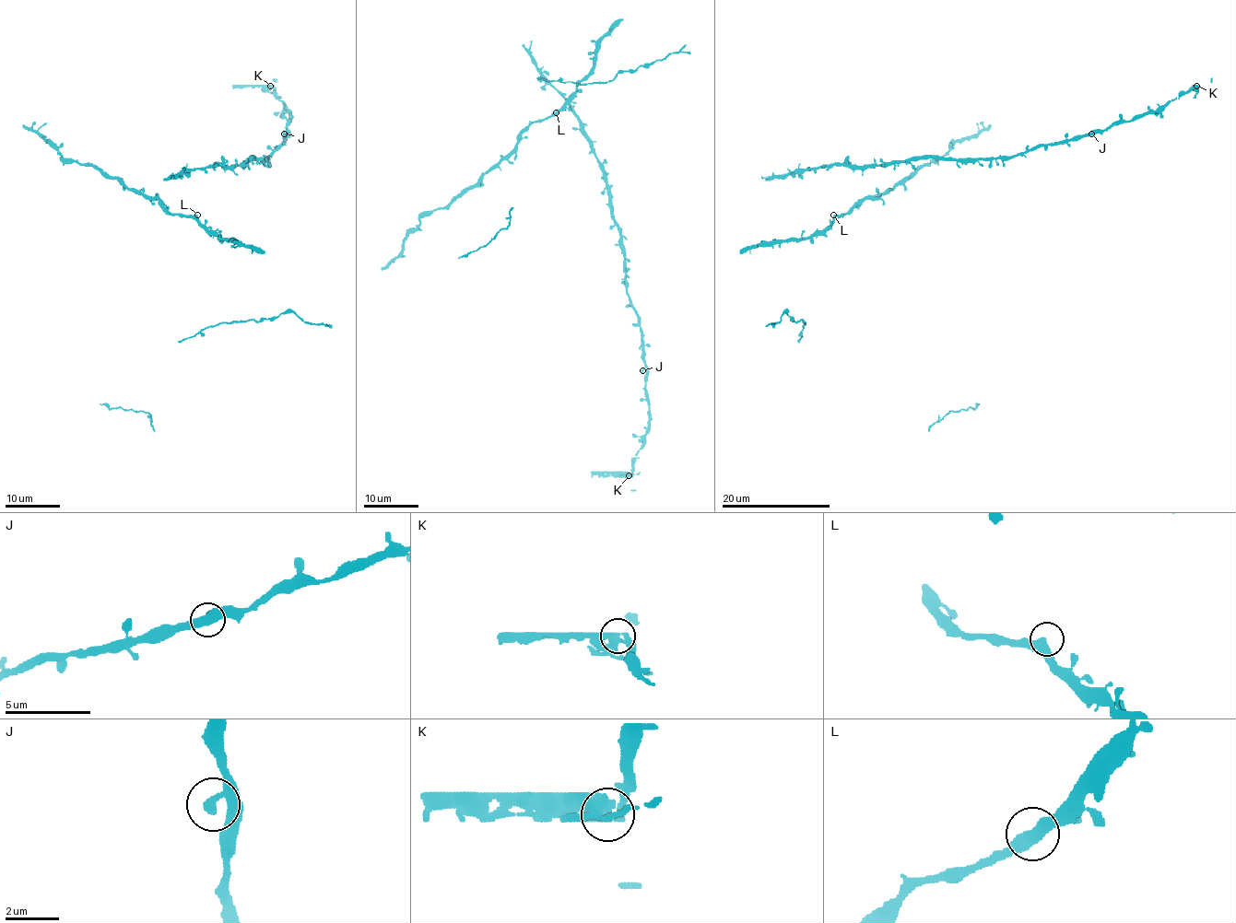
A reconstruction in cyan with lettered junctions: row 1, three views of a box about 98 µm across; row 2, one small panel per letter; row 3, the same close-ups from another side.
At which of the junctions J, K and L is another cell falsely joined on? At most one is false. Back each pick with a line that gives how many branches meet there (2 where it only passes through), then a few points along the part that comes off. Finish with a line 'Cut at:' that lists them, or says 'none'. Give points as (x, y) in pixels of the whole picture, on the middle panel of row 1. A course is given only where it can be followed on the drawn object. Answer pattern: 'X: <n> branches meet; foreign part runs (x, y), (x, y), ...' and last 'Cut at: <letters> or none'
K: 2 branches meet; foreign part runs (629, 475), (594, 473), (591, 476)
Cut at: K

